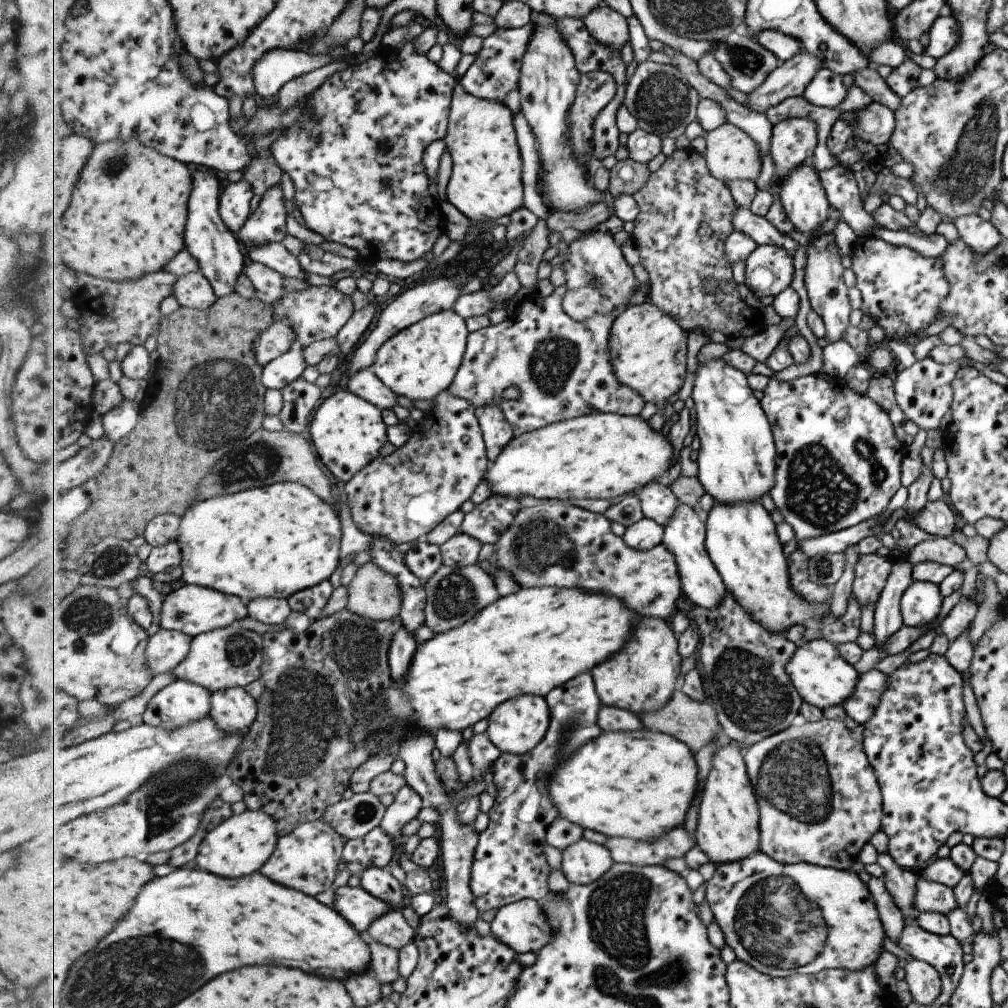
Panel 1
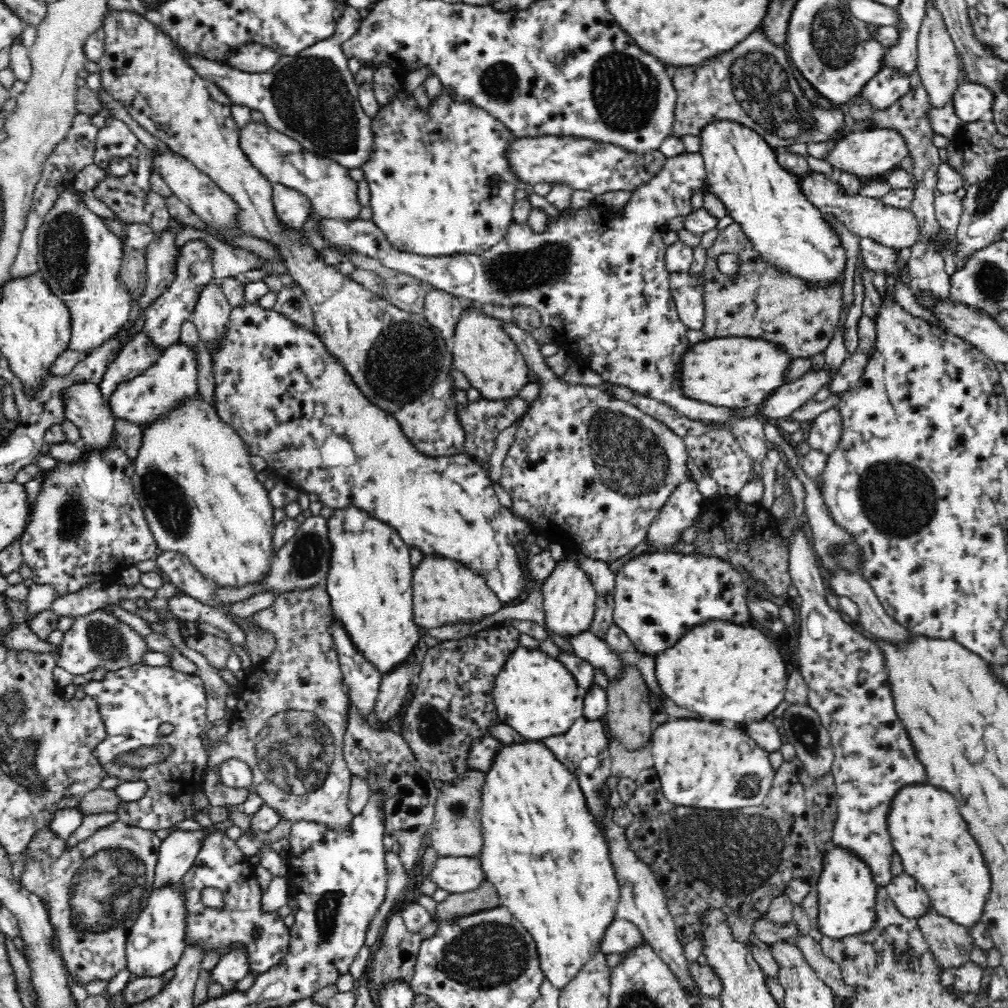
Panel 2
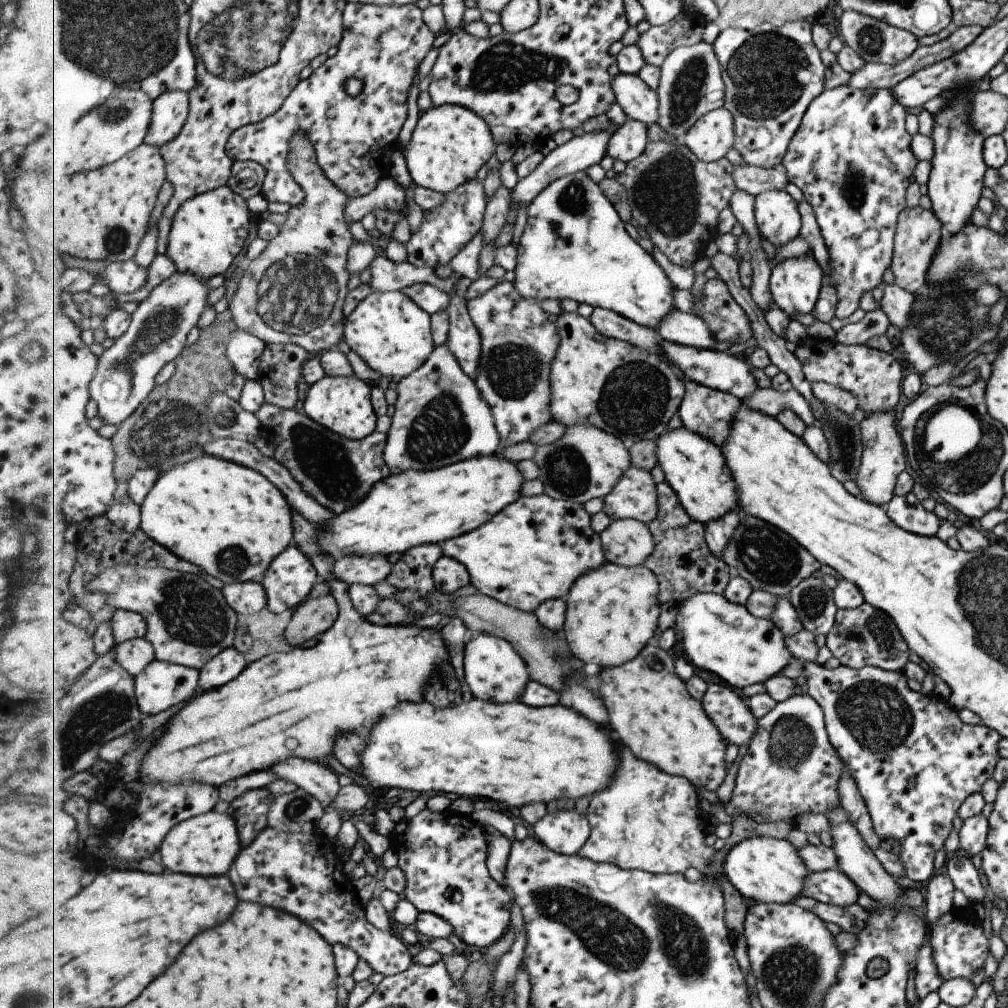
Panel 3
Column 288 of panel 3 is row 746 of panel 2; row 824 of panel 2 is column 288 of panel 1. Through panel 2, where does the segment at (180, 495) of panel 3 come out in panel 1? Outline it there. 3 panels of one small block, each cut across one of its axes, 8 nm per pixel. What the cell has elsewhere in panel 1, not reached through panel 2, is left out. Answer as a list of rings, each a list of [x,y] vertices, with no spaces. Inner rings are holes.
[[[284,481],[221,494],[192,504],[181,514],[179,546],[183,554],[182,580],[186,585],[213,588],[227,595],[239,596],[248,606],[253,600],[266,597],[285,598],[294,596],[323,580],[331,579],[340,568],[341,522],[331,504],[327,504],[313,490],[303,484]]]

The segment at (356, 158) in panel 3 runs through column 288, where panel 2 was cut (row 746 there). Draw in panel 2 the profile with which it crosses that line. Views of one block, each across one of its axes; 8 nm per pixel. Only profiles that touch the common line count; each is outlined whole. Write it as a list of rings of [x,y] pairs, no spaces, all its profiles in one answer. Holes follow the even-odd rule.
[[[140,662],[118,670],[108,670],[103,679],[88,681],[84,685],[78,685],[77,688],[82,689],[86,695],[98,699],[98,709],[108,729],[108,736],[104,738],[102,744],[96,746],[94,755],[106,767],[110,777],[120,778],[124,782],[137,780],[147,782],[148,788],[142,798],[137,802],[124,802],[119,807],[116,812],[118,821],[129,826],[143,828],[143,830],[158,831],[170,829],[181,821],[194,819],[198,811],[192,809],[191,796],[197,790],[202,790],[209,755],[200,738],[202,732],[206,731],[210,724],[206,721],[206,693],[199,675],[181,673],[166,665],[150,666]],[[162,724],[172,724],[174,730],[168,735],[160,736],[158,730]],[[156,746],[168,746],[167,758],[160,758],[159,761],[145,767],[128,765],[128,762],[123,762],[124,757],[134,754],[136,750],[154,749]]]

